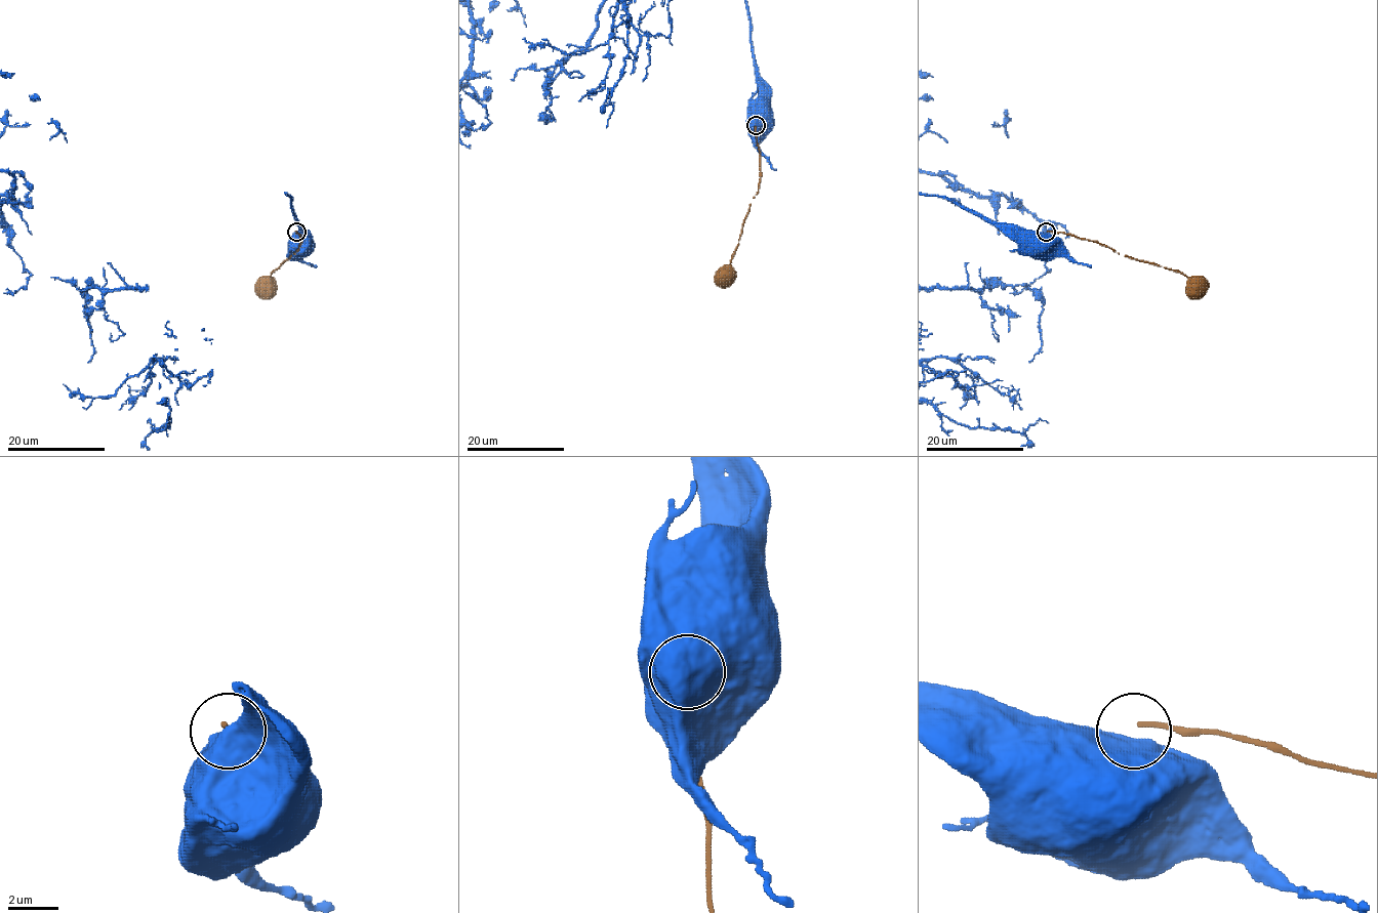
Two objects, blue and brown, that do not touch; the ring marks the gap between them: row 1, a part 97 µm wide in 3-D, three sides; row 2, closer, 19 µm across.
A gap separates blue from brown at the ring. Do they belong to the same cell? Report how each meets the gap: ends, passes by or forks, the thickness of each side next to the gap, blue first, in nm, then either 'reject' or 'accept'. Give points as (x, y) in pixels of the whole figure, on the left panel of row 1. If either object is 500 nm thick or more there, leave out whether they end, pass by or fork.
750 nm thick on the blue side, 220 nm on the other; reject

